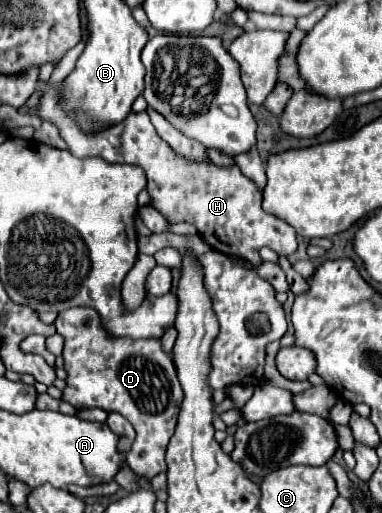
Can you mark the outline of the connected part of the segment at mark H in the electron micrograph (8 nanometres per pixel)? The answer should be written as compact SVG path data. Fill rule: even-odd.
M48 82L38 84L38 90L44 92L40 100L40 116L58 126L60 136L68 144L68 150L76 158L96 156L114 164L140 166L148 178L148 194L152 198L150 206L156 208L170 224L178 224L178 222L194 224L198 234L212 250L222 252L226 256L236 256L248 262L252 268L262 264L262 258L258 254L262 246L268 246L282 256L290 256L296 252L298 244L296 244L294 228L288 222L280 220L278 216L262 210L262 192L252 180L248 180L240 172L236 164L230 168L220 168L210 160L202 160L202 162L186 160L184 156L176 154L154 132L154 126L150 124L146 112L142 114L130 112L130 116L126 116L122 124L116 124L114 128L106 128L106 132L100 132L98 136L82 136L76 124L68 120L62 108L58 108L62 82L56 86L50 86Z

